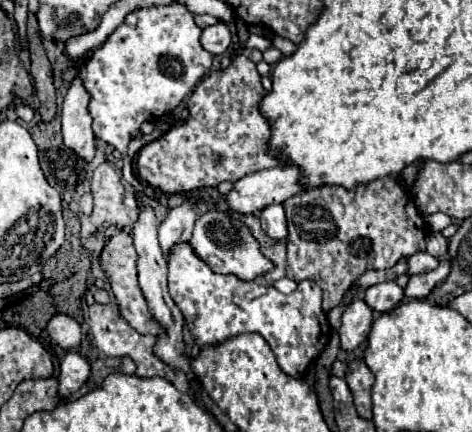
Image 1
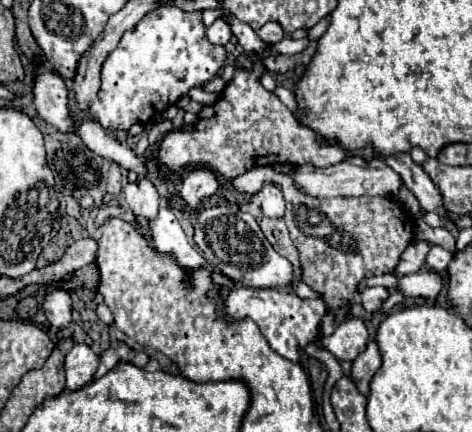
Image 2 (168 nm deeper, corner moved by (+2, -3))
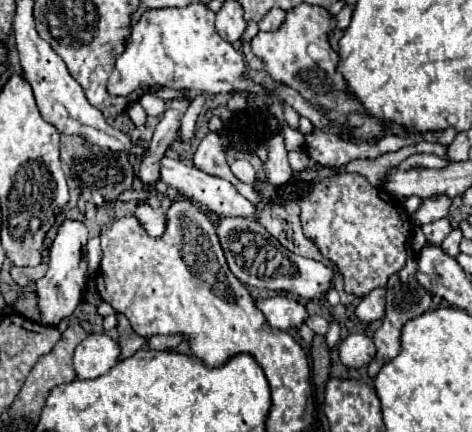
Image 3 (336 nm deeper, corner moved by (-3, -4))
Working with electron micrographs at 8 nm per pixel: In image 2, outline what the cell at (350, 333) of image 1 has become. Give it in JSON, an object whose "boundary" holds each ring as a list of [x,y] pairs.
{"boundary":[[[348,318],[336,328],[336,332],[332,336],[324,338],[322,342],[338,360],[352,362],[360,352],[366,350],[368,330],[362,320]]]}

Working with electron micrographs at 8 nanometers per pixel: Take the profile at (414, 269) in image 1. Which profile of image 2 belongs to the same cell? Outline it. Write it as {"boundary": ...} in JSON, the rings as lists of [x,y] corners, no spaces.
{"boundary":[[[432,246],[430,254],[426,258],[426,266],[428,268],[438,268],[438,272],[444,272],[450,260],[452,260],[452,254],[448,250],[444,250],[442,246]]]}

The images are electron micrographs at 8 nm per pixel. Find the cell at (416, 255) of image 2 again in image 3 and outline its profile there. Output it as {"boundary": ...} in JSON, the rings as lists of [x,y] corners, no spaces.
{"boundary":[[[449,219],[433,221],[429,225],[423,225],[423,233],[425,233],[427,241],[431,241],[431,245],[441,245],[443,239],[451,233],[451,223],[449,223]]]}

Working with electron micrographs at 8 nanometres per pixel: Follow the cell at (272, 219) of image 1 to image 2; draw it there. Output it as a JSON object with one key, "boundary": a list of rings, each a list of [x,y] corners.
{"boundary":[[[266,182],[256,196],[258,196],[258,200],[262,204],[262,210],[268,218],[284,216],[284,196],[282,196],[280,186],[276,186],[272,182]]]}

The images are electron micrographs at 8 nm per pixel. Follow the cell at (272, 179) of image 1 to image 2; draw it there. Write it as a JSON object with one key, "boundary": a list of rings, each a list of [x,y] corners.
{"boundary":[[[350,156],[342,164],[328,166],[328,168],[314,168],[310,164],[304,164],[304,166],[298,166],[298,170],[292,174],[292,178],[298,184],[298,188],[302,188],[306,194],[318,196],[318,198],[330,198],[330,196],[362,196],[362,194],[368,194],[368,196],[388,196],[388,198],[392,198],[404,186],[402,176],[396,174],[384,160],[380,160],[380,158],[364,160],[360,156]]]}

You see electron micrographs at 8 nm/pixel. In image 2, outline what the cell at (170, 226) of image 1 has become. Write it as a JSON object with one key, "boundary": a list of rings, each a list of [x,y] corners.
{"boundary":[[[198,166],[198,168],[188,170],[186,176],[184,176],[182,190],[180,190],[180,196],[188,206],[186,216],[200,210],[198,200],[202,196],[210,196],[210,194],[218,194],[218,192],[222,192],[222,186],[220,186],[220,180],[218,180],[216,172],[212,172],[206,166]]]}

